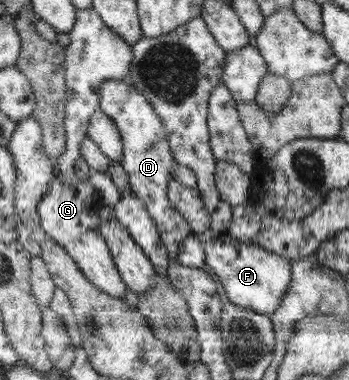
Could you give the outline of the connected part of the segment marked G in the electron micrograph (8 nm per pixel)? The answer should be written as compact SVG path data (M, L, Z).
M54 174L49 191L45 193L43 200L37 203L37 212L43 232L65 248L89 282L113 297L124 298L127 285L115 267L107 241L99 233L99 214L103 206L101 193L89 182L79 181L77 186L71 186L69 183L63 183Z

